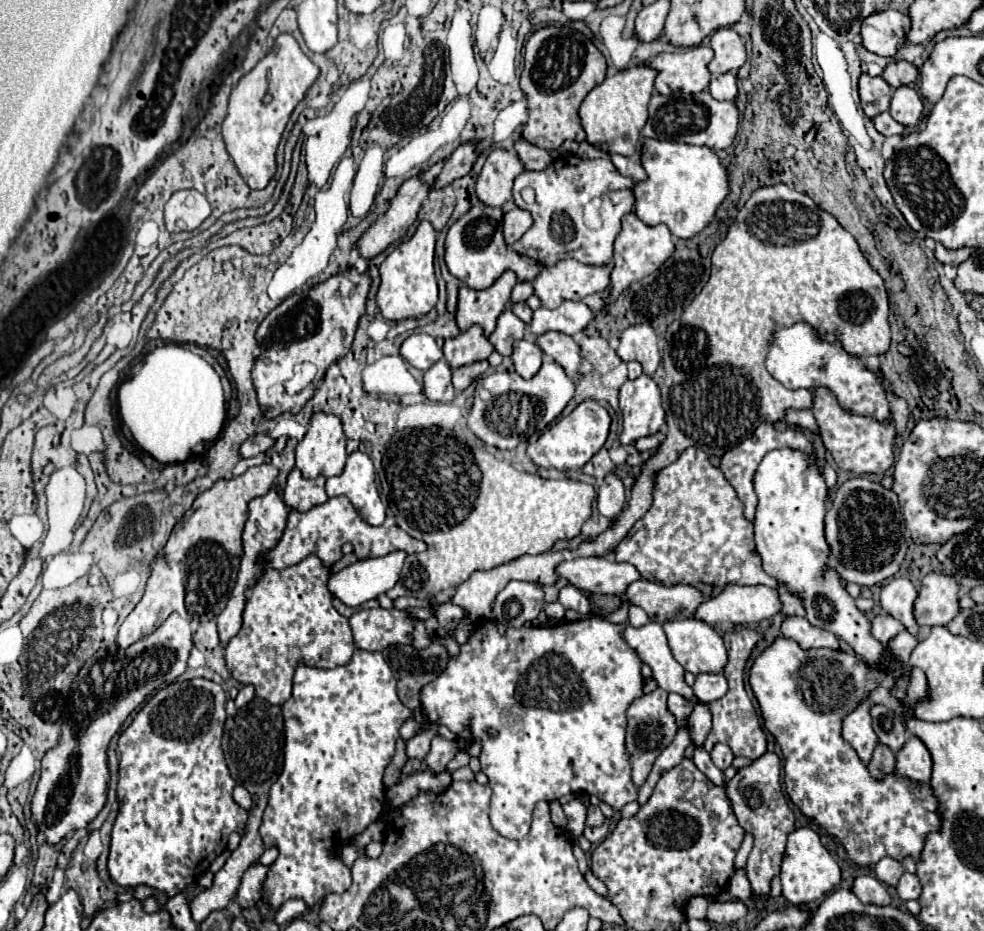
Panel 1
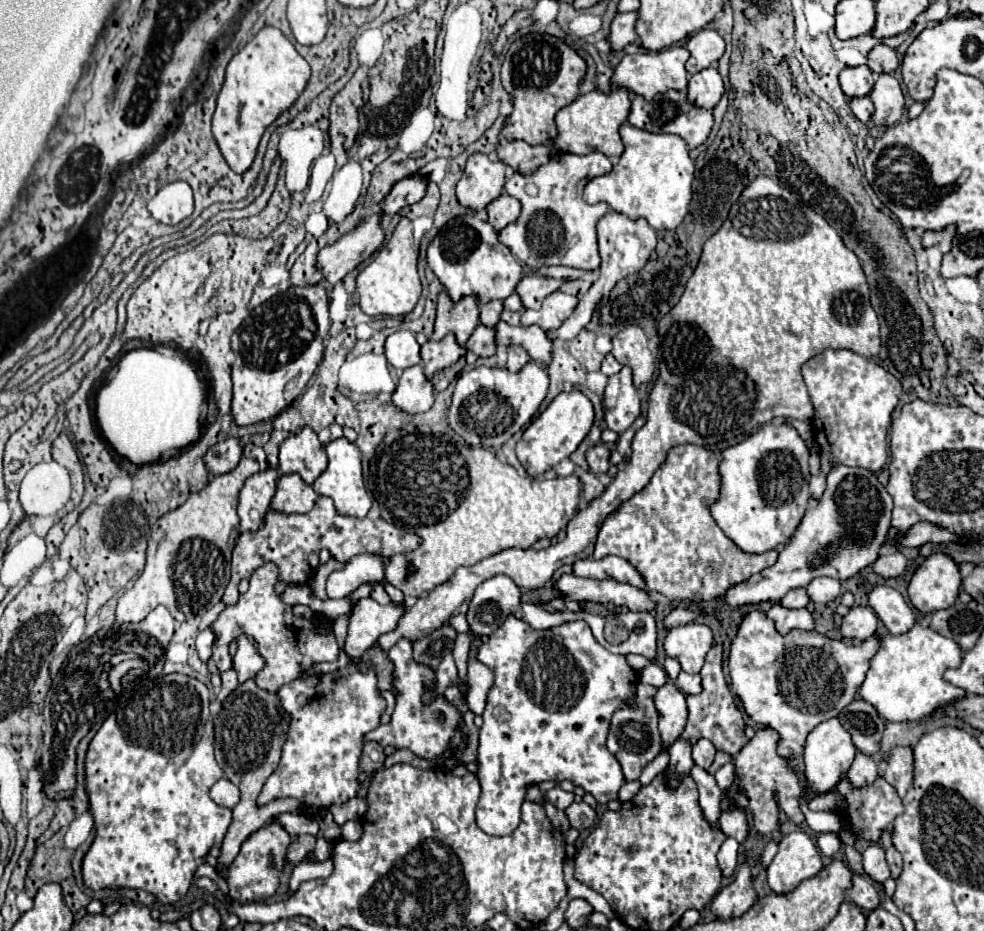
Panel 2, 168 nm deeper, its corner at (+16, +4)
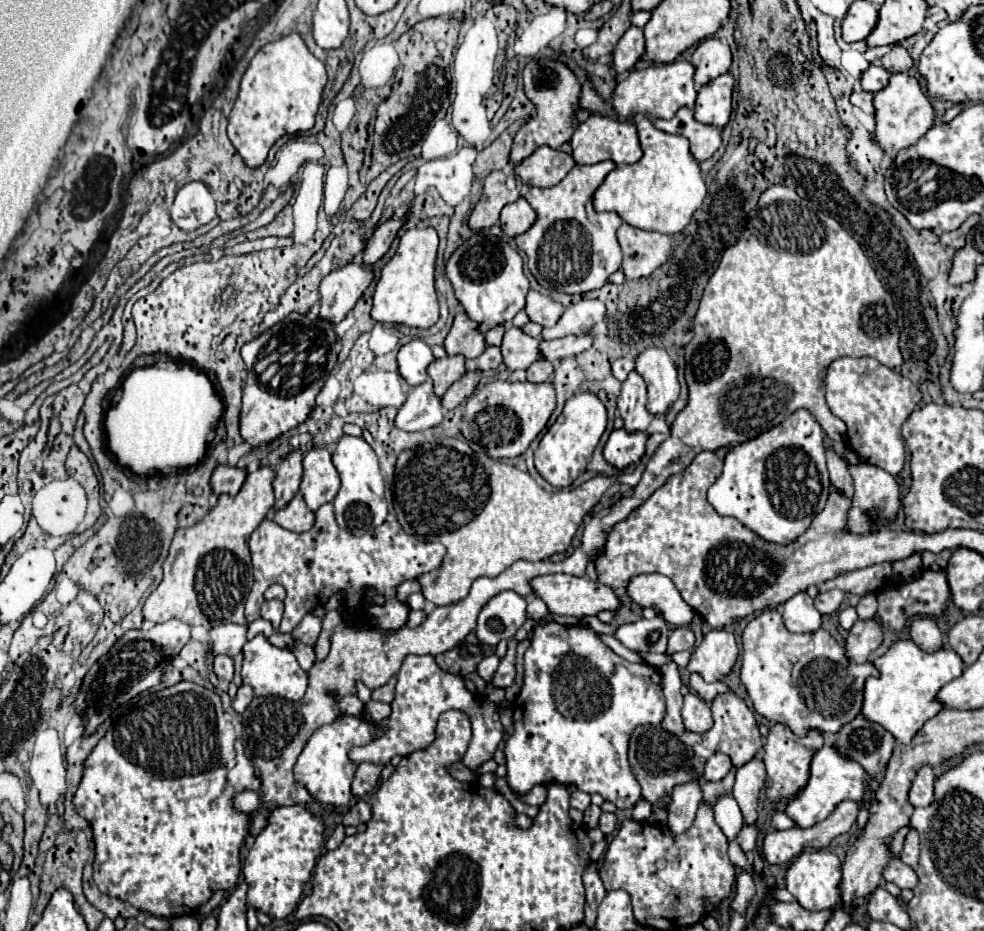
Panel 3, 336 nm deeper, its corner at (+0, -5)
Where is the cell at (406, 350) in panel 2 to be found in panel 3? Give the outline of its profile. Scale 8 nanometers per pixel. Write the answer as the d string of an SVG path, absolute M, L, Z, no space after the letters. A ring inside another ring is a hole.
M414 338L408 344L404 344L398 352L398 372L410 386L422 384L428 378L426 368L432 360L434 360L434 354L430 346L424 340Z

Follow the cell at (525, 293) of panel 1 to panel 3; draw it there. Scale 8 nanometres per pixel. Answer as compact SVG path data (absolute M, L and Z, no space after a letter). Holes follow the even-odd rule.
M498 324L498 326L490 328L490 330L486 332L486 344L494 344L494 346L500 346L504 332L506 332L506 326L504 326L504 324Z

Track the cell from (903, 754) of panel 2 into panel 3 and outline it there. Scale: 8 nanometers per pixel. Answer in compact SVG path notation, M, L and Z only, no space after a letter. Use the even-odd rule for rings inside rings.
M922 766L910 786L910 792L908 792L908 798L912 802L912 806L928 806L932 804L932 798L934 798L934 772L930 766Z

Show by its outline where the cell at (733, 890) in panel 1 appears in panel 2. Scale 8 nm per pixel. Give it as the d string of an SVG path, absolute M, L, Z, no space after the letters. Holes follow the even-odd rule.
M728 837L728 839L722 843L722 847L720 847L720 851L718 851L718 863L720 863L720 869L722 869L724 877L734 875L734 869L736 869L736 865L738 865L738 849L740 849L740 845L738 845L738 841L732 839L732 837Z

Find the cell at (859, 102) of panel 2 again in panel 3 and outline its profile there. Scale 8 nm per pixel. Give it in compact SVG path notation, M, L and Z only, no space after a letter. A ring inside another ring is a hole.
M854 88L852 96L850 96L850 102L854 106L858 106L860 110L864 110L866 114L874 114L874 96L870 92L864 92L862 88Z

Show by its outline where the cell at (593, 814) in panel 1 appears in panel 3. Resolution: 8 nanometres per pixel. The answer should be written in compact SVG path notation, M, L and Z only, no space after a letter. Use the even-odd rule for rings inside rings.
M602 814L598 826L604 832L604 836L612 836L612 832L616 830L616 816L614 814Z

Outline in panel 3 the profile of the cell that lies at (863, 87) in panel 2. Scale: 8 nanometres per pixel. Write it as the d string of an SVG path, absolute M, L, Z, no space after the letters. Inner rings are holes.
M870 66L870 68L862 74L860 84L862 84L862 88L864 88L866 92L876 94L876 92L880 92L880 90L884 90L884 88L888 86L888 80L890 80L890 74L888 74L884 68L880 68L880 66Z

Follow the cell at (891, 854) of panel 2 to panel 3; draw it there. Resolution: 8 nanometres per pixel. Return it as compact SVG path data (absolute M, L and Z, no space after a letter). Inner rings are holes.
M914 830L908 832L906 842L904 842L904 850L900 854L900 860L912 868L918 866L918 858L920 858L920 850L918 850L918 834Z

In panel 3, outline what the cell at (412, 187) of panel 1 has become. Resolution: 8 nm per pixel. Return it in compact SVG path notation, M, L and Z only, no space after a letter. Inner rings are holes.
M348 262L324 276L320 284L320 318L328 318L332 324L338 324L360 300L372 278L374 272L364 262Z

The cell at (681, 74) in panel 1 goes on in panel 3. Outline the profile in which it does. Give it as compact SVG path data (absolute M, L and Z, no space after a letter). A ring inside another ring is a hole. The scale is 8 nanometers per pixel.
M676 60L672 64L654 64L648 68L632 70L626 80L618 82L612 98L614 110L622 118L632 118L634 114L650 112L654 118L672 118L682 106L692 108L696 100L694 88L694 64L686 60Z

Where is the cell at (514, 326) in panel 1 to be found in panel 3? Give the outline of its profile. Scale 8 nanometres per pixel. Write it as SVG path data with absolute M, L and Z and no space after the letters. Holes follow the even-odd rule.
M486 346L486 350L474 358L474 360L466 360L466 368L468 370L496 370L502 364L502 350L498 346Z

